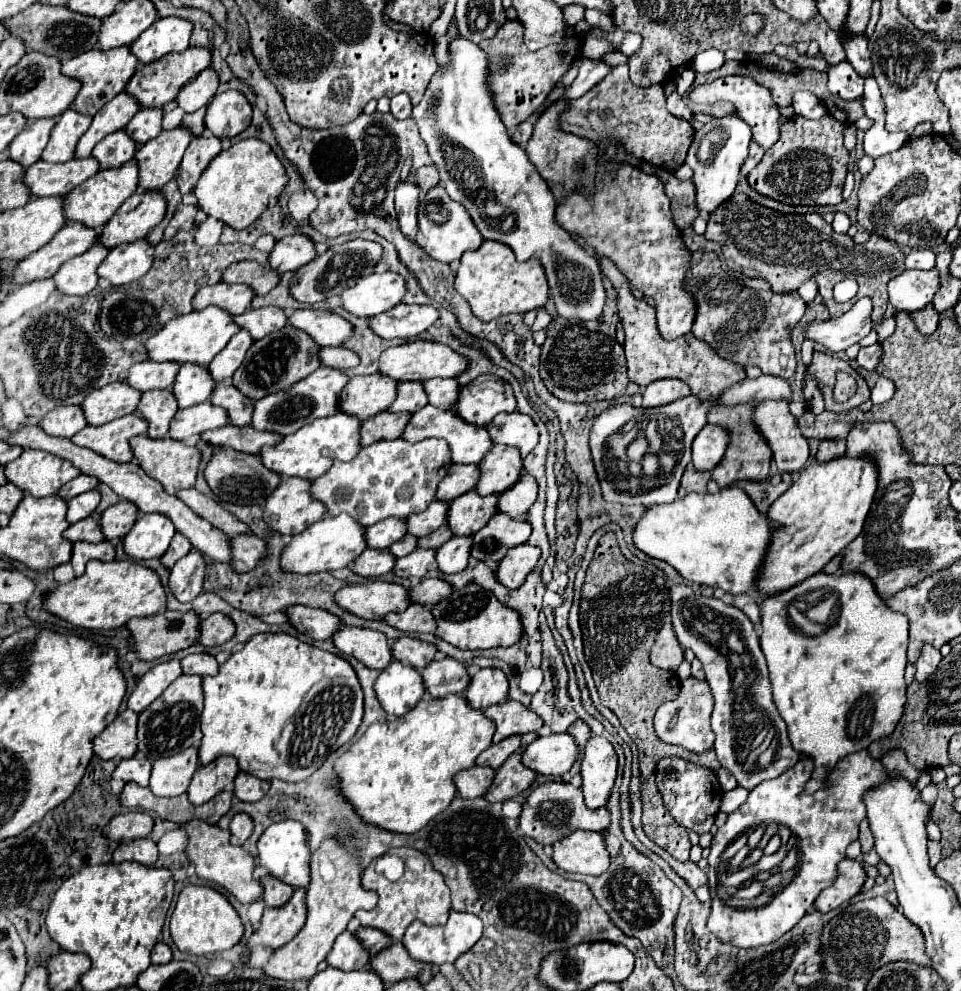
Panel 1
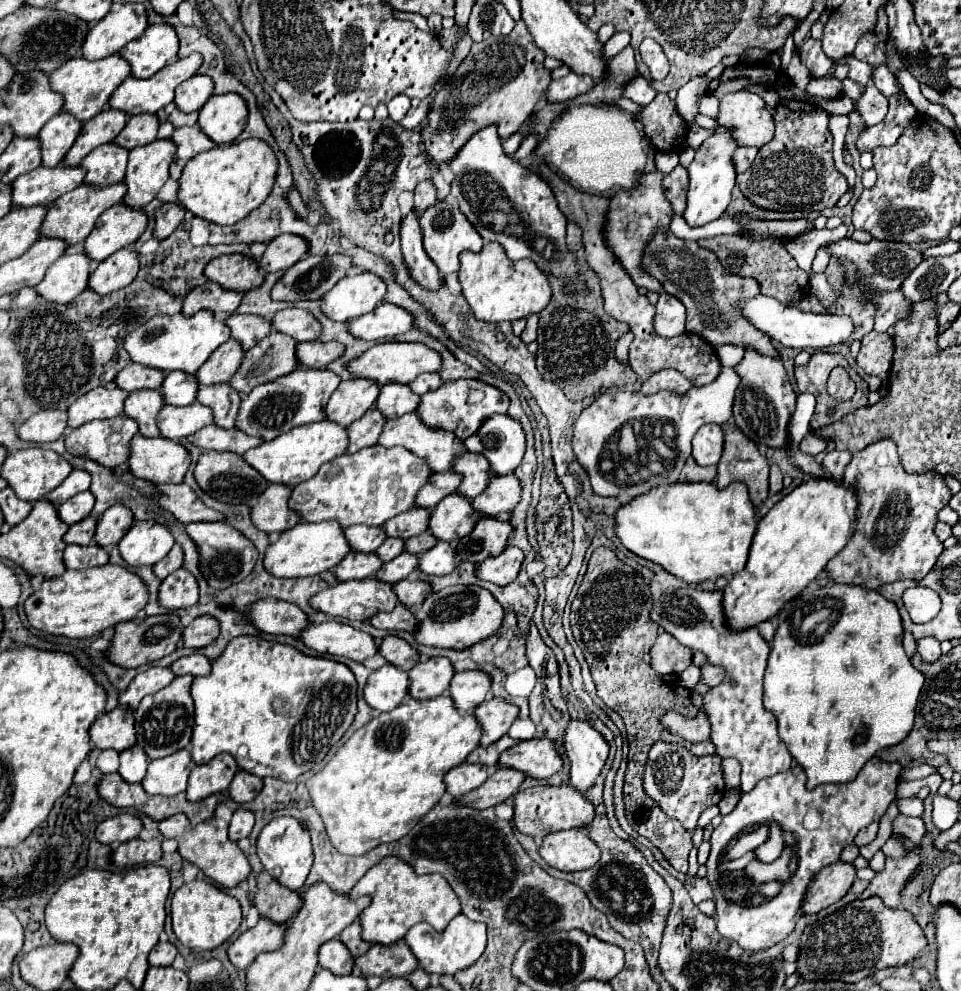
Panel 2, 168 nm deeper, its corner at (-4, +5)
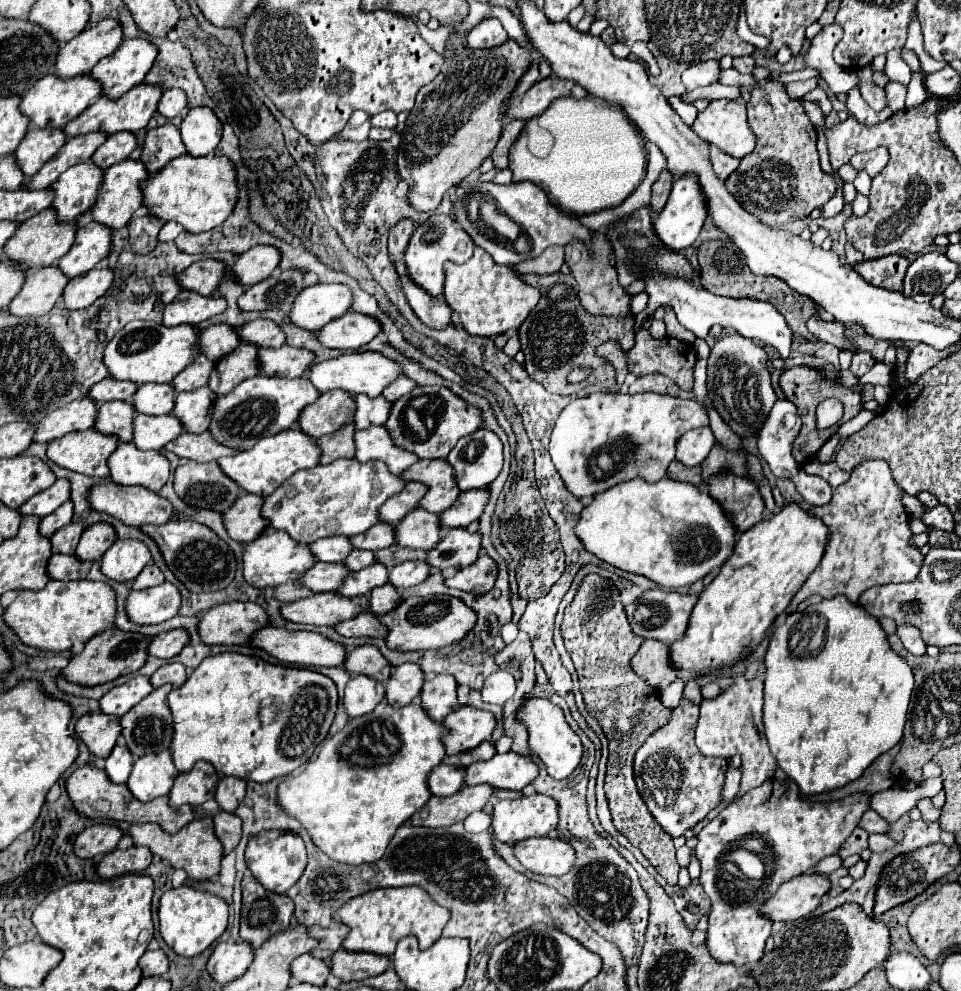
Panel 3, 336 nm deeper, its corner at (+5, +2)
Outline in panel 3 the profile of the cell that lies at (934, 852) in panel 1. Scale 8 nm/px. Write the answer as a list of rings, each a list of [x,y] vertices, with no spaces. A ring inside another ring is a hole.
[[[865,810],[865,814],[859,820],[859,826],[867,832],[879,832],[879,834],[887,832],[887,822],[879,814],[875,814],[873,810]]]

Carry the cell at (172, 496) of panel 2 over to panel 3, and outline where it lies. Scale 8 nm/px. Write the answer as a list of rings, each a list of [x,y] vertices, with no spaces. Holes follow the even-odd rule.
[[[115,482],[95,484],[87,500],[93,510],[105,512],[127,526],[163,524],[173,516],[173,508],[165,498],[141,486],[119,486]]]

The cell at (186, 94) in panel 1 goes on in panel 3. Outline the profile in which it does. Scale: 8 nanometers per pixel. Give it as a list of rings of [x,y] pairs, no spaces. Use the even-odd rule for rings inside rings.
[[[173,88],[173,90],[163,92],[163,96],[159,100],[159,106],[157,106],[157,112],[171,120],[171,118],[179,116],[185,108],[187,108],[187,96],[183,96],[183,92]]]

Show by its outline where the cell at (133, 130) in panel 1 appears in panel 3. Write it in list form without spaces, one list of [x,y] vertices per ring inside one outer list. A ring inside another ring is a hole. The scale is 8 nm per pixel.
[[[119,132],[115,136],[107,136],[105,144],[95,150],[91,160],[99,168],[107,170],[113,164],[125,160],[135,150],[135,146],[137,146],[137,140],[135,140],[135,136],[131,132]]]

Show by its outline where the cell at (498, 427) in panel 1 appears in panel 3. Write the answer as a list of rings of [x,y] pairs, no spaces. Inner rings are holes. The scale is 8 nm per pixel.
[[[479,428],[463,436],[445,460],[453,468],[459,490],[487,488],[501,472],[503,444],[493,432]]]

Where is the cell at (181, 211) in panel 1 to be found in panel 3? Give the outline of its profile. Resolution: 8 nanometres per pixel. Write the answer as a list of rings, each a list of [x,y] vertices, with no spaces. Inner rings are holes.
[[[151,214],[133,218],[129,222],[129,246],[135,254],[147,254],[157,244],[157,234],[161,230],[163,222],[155,220]]]

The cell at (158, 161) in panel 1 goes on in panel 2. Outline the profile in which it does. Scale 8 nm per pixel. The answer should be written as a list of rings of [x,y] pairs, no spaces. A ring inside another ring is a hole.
[[[156,139],[148,145],[140,145],[130,151],[126,185],[128,193],[124,203],[132,207],[146,207],[160,187],[168,181],[170,163],[176,155],[176,143],[172,139]]]

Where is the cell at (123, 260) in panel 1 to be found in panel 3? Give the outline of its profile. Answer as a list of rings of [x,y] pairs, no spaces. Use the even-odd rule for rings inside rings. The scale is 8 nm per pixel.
[[[97,266],[91,272],[69,280],[63,292],[63,308],[67,310],[83,310],[89,308],[97,298],[101,298],[111,286],[113,272],[107,266]]]

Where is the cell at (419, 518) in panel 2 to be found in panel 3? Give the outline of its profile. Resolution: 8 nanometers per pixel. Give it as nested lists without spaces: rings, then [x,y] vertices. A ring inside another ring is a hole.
[[[379,522],[375,526],[371,526],[367,532],[363,532],[363,536],[351,536],[349,542],[353,548],[371,550],[371,552],[381,550],[381,548],[389,548],[395,542],[393,526]]]

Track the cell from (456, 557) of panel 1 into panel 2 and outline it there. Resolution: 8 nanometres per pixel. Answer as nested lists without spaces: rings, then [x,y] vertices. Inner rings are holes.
[[[438,541],[428,553],[420,555],[420,569],[428,575],[448,575],[456,567],[456,547],[448,541]]]

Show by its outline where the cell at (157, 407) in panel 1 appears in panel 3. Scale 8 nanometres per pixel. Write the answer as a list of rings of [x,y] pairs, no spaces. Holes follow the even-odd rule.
[[[105,402],[97,410],[97,418],[93,428],[101,434],[115,436],[119,442],[131,442],[133,440],[133,416],[135,410],[127,402]]]

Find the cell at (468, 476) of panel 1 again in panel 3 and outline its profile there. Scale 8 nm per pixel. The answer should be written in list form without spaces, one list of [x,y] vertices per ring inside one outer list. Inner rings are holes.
[[[409,482],[399,494],[391,496],[383,508],[379,508],[379,520],[385,522],[385,524],[397,524],[399,520],[403,520],[403,516],[407,516],[407,512],[415,510],[417,508],[417,502],[419,502],[419,496],[423,496],[427,488],[423,488],[423,484],[415,484],[415,482]]]

